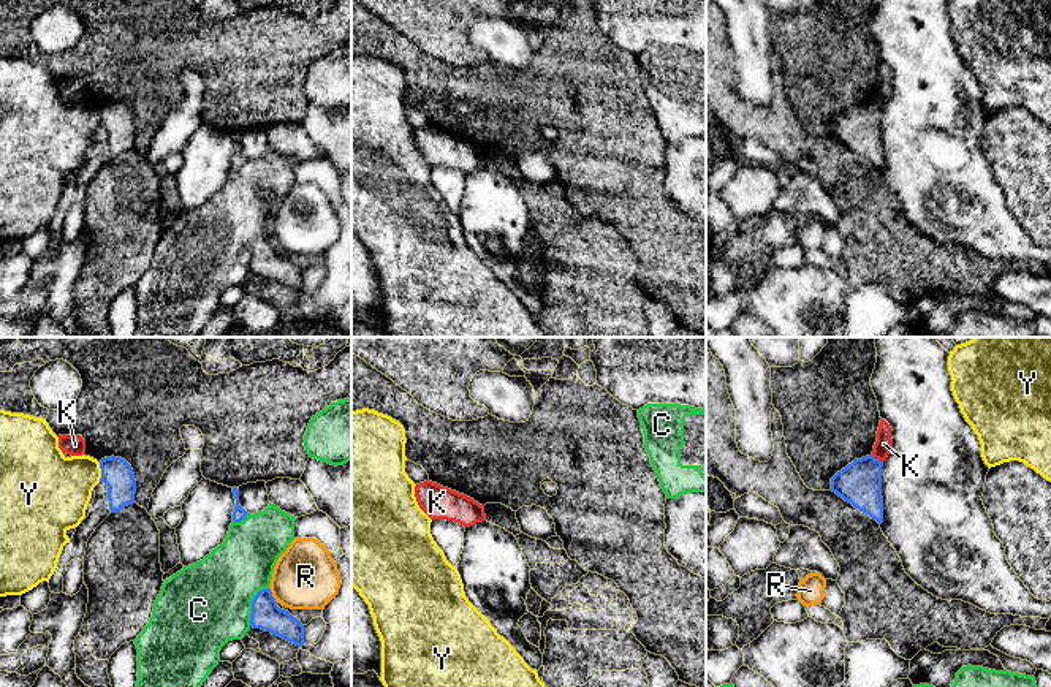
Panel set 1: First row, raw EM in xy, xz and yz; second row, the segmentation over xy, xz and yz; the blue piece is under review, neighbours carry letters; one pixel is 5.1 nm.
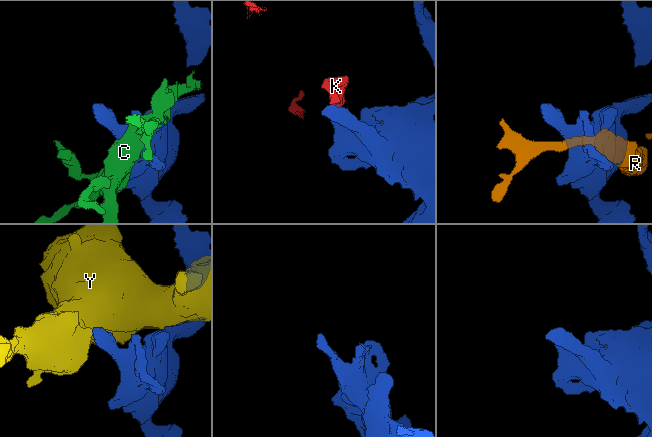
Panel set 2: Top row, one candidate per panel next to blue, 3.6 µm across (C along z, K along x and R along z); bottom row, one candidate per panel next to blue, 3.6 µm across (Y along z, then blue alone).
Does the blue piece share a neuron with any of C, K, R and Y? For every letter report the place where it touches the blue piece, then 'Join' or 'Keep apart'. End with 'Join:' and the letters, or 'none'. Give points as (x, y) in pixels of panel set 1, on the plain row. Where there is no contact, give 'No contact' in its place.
C: Touches blue at xy (252, 250). Keep apart
K: Touches blue at yz (877, 105). Keep apart
R: Touches blue at xy (271, 241). Keep apart
Y: Touches blue at xy (102, 117). Keep apart
Join: none

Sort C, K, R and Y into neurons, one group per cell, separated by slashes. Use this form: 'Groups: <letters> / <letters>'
Groups: C Y / K / R

